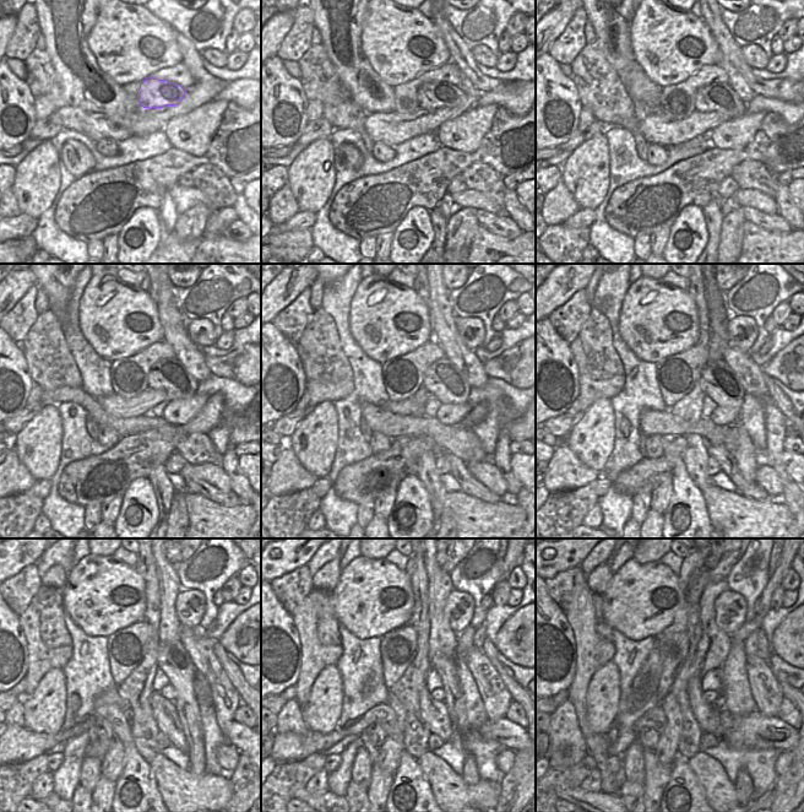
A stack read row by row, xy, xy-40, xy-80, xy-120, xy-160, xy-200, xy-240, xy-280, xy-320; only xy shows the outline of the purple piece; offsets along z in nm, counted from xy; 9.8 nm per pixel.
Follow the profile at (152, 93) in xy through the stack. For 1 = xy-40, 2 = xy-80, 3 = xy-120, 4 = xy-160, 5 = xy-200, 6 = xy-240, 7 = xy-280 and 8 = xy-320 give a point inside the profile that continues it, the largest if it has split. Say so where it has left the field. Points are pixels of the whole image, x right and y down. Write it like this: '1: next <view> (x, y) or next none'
1: next xy-40 (434, 95)
2: next xy-80 (721, 98)
3: next xy-120 (169, 375)
4: next xy-160 (443, 379)
5: next xy-200 (717, 380)
6: next xy-240 (173, 659)
7: next xy-280 (446, 667)
8: next xy-320 (744, 788)

